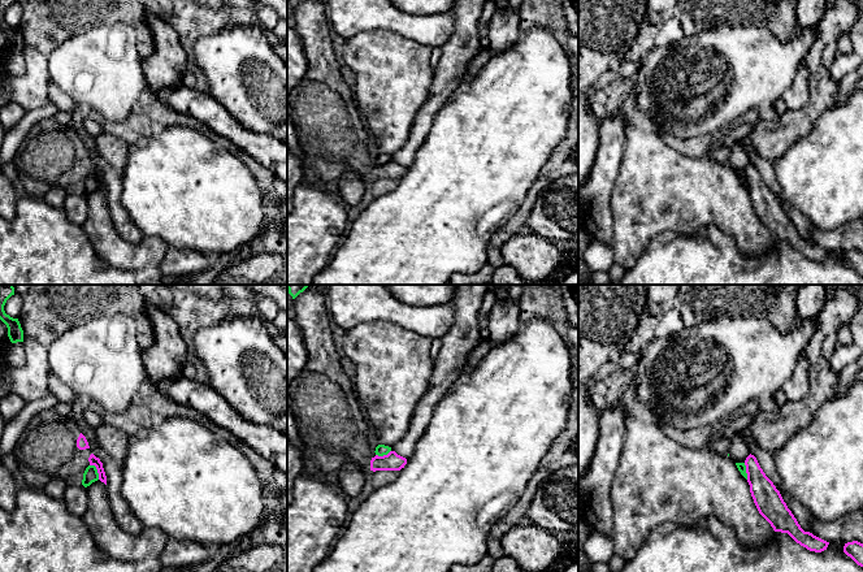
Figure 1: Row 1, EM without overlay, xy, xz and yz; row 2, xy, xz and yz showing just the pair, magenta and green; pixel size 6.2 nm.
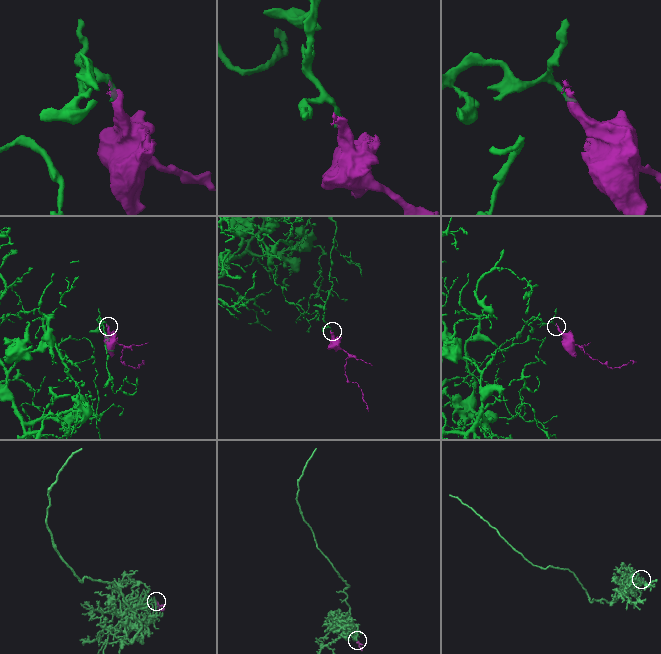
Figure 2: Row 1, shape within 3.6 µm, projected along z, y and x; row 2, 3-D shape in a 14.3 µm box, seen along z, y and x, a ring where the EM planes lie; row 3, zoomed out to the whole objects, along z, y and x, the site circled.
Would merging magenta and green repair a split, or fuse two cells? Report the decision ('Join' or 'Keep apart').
Keep apart

